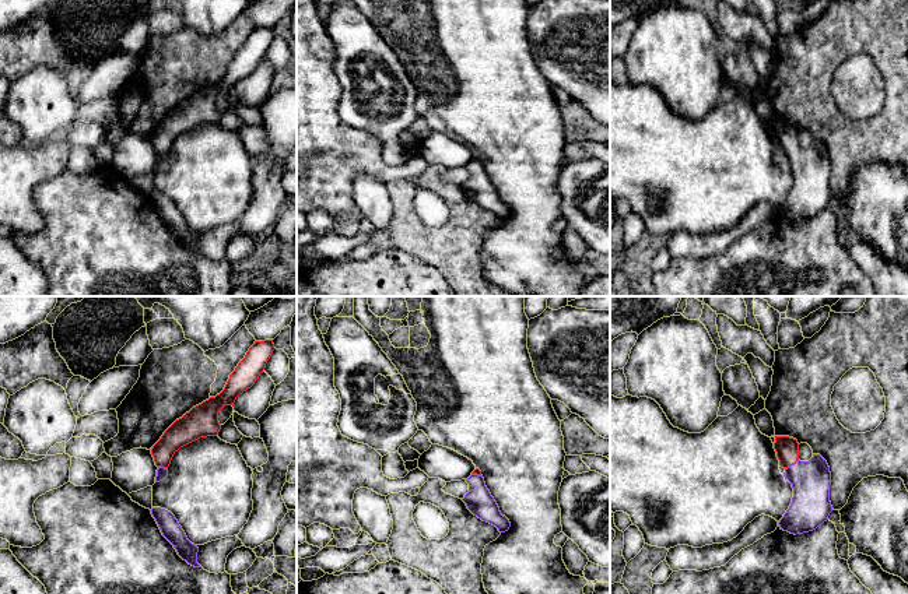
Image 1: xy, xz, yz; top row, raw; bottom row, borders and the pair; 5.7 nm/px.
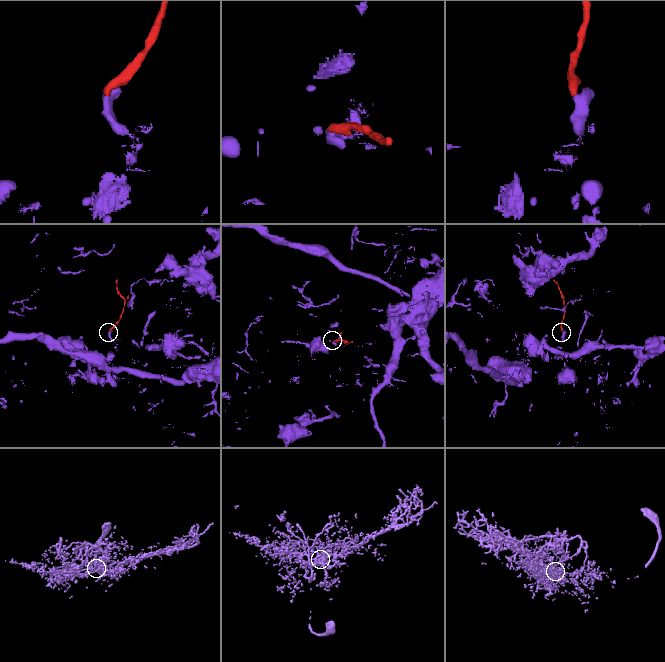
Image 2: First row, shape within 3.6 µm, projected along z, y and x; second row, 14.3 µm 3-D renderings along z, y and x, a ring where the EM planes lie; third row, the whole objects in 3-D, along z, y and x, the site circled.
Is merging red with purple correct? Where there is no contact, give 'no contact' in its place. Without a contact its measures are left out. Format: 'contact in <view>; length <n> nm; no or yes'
contact in yz; length 100 nm; yes

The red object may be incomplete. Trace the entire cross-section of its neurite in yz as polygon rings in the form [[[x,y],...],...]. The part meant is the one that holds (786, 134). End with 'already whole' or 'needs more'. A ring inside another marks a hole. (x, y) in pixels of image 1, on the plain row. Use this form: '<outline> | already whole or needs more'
[[[775,123],[774,136],[779,152],[785,155],[785,166],[793,175],[792,190],[778,211],[781,217],[795,222],[813,218],[827,208],[832,198],[830,154],[820,141],[800,148],[799,130],[789,123]]] | needs more

